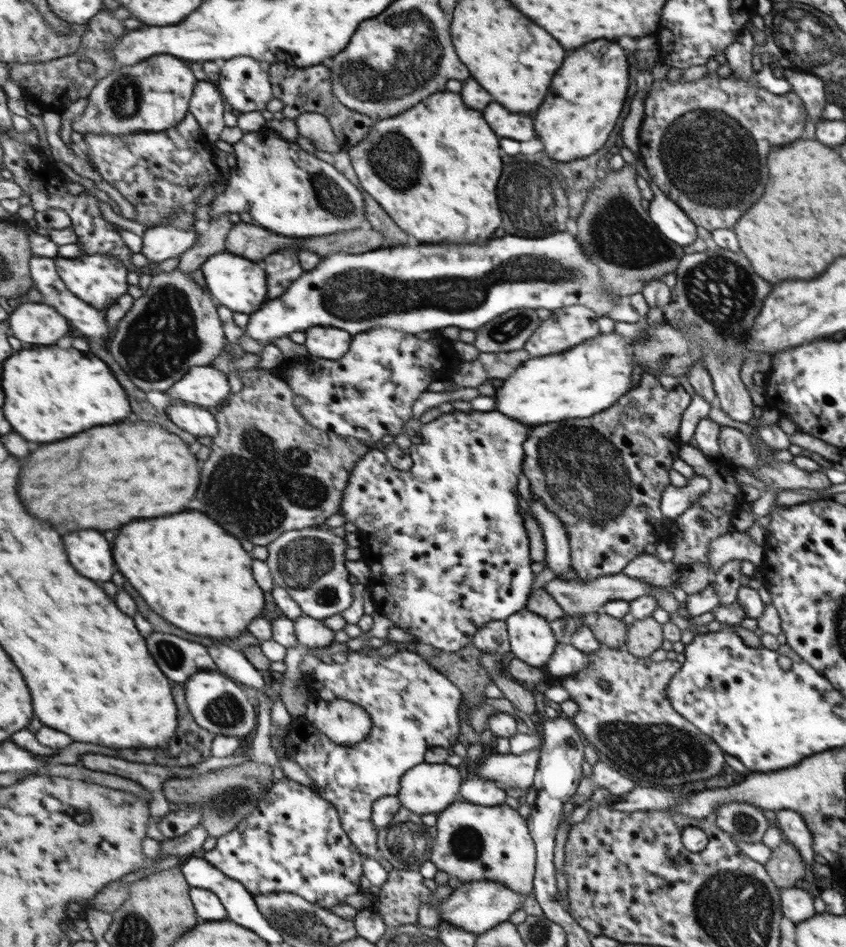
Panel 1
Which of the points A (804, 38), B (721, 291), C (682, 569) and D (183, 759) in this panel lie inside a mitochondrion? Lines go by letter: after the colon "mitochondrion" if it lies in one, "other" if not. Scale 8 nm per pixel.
A: mitochondrion
B: mitochondrion
C: other
D: other

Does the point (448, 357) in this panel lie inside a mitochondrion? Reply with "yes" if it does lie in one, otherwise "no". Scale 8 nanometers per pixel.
no

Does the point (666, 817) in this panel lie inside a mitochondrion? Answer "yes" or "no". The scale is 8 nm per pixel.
no

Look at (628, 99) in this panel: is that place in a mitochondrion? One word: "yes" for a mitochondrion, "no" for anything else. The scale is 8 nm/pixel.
no

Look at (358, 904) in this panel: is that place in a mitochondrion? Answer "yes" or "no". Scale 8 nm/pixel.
no

